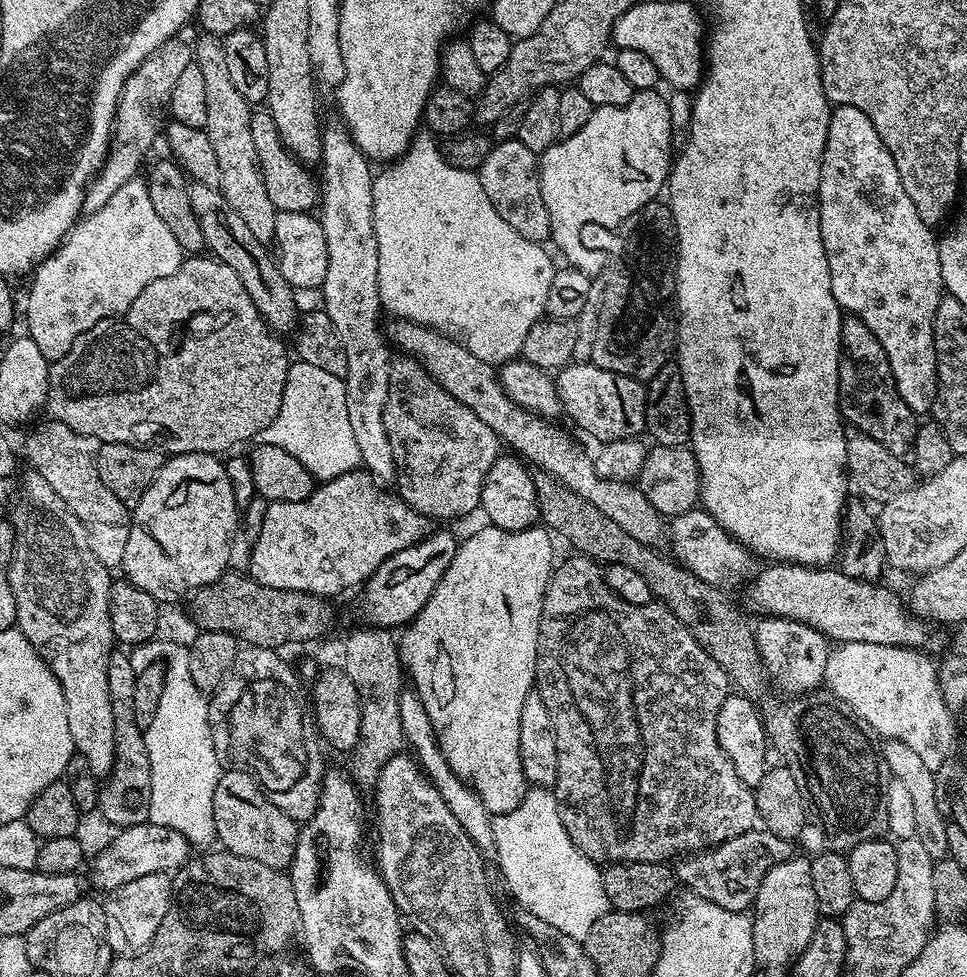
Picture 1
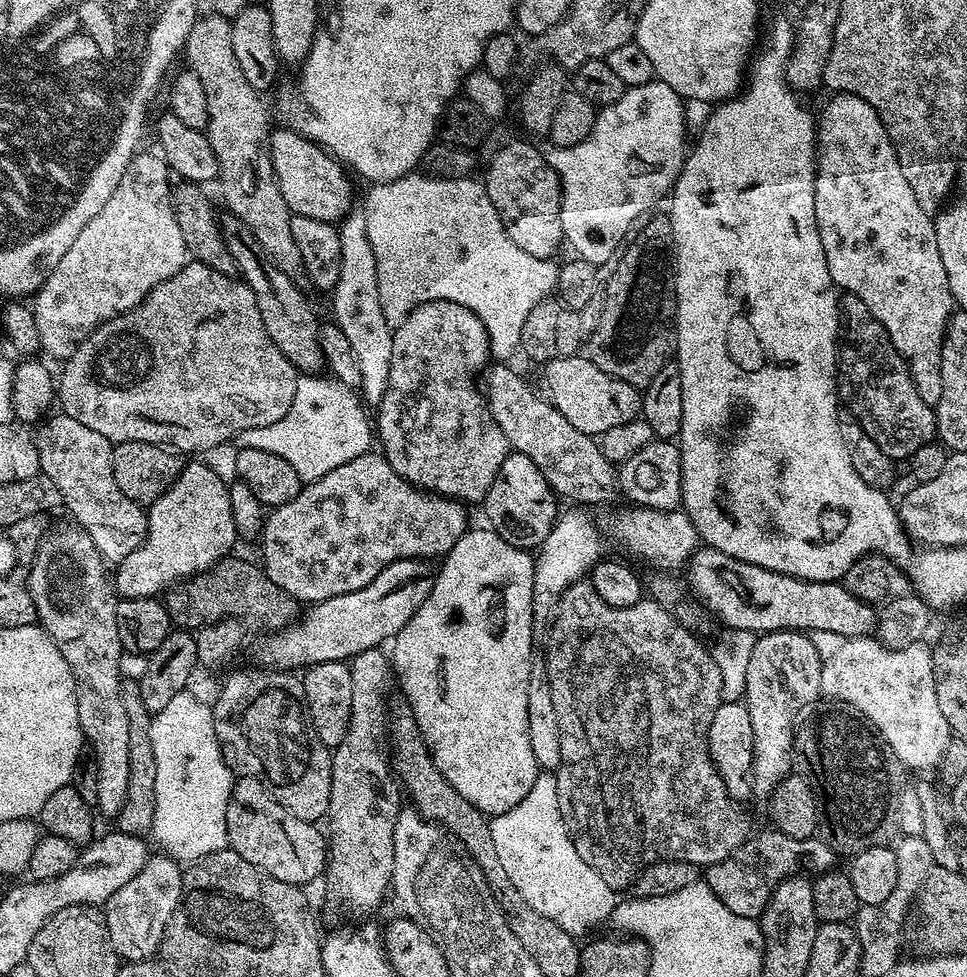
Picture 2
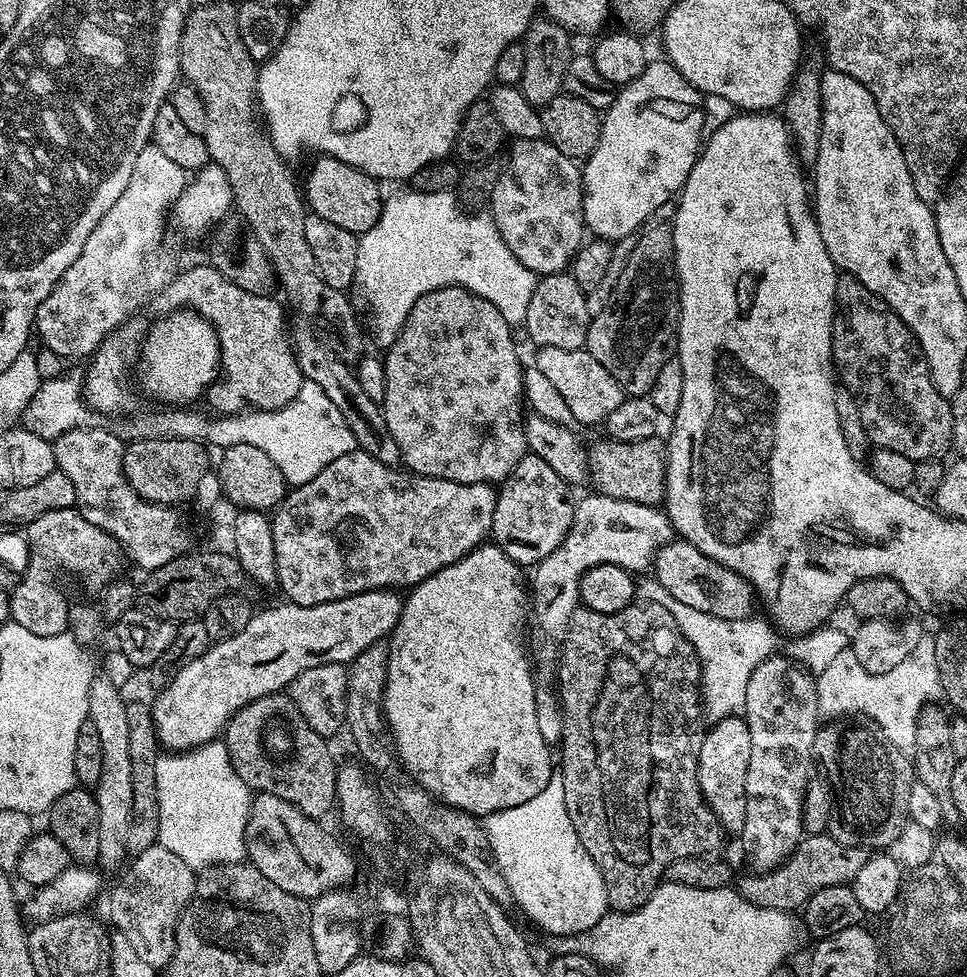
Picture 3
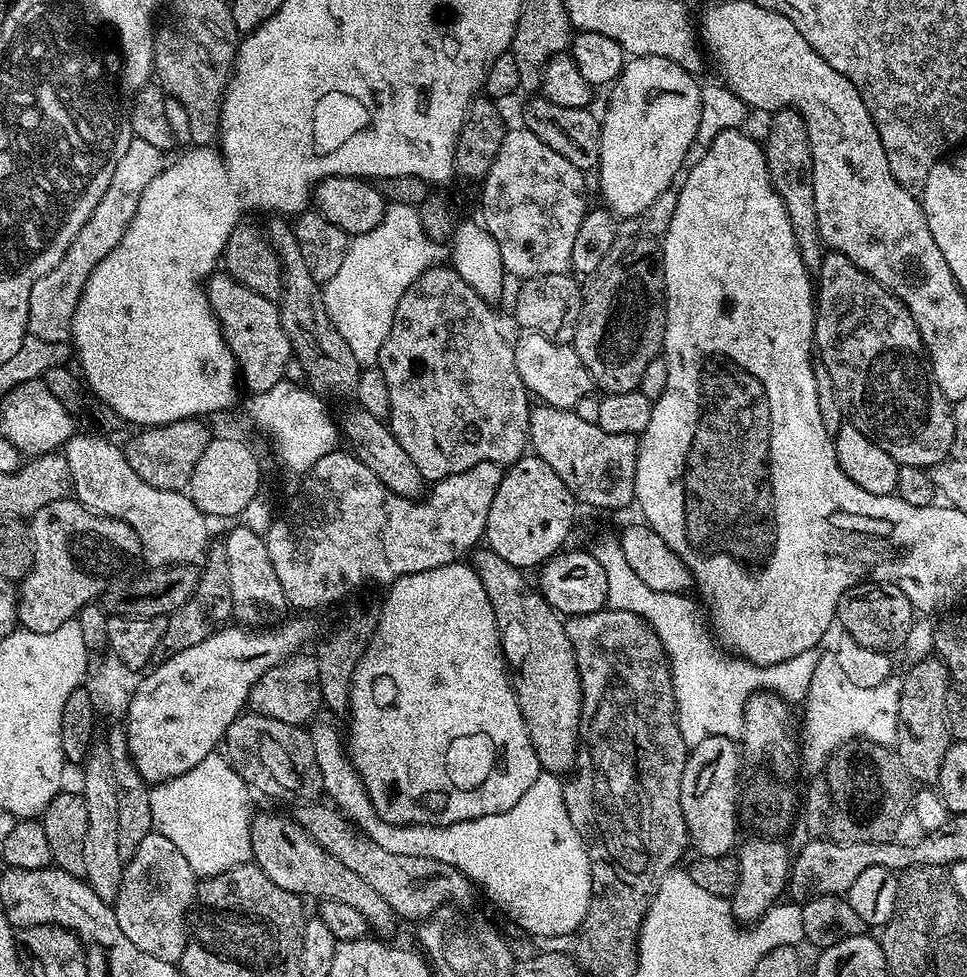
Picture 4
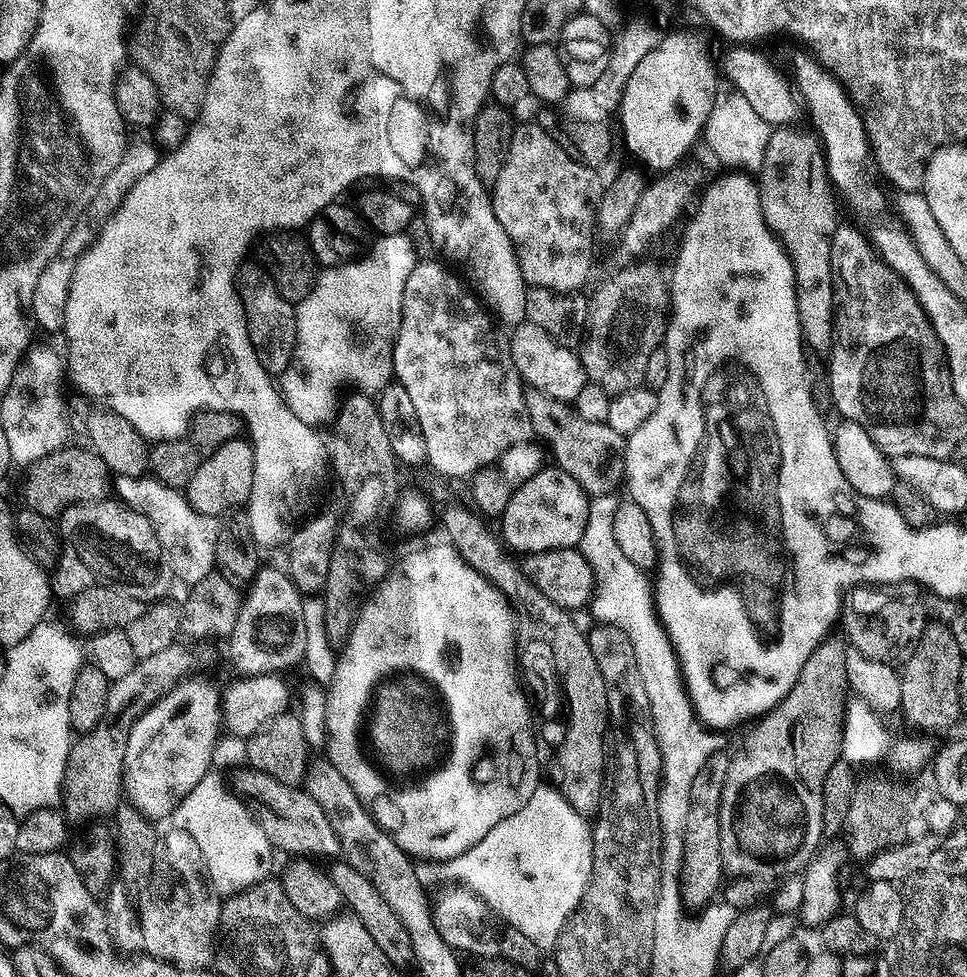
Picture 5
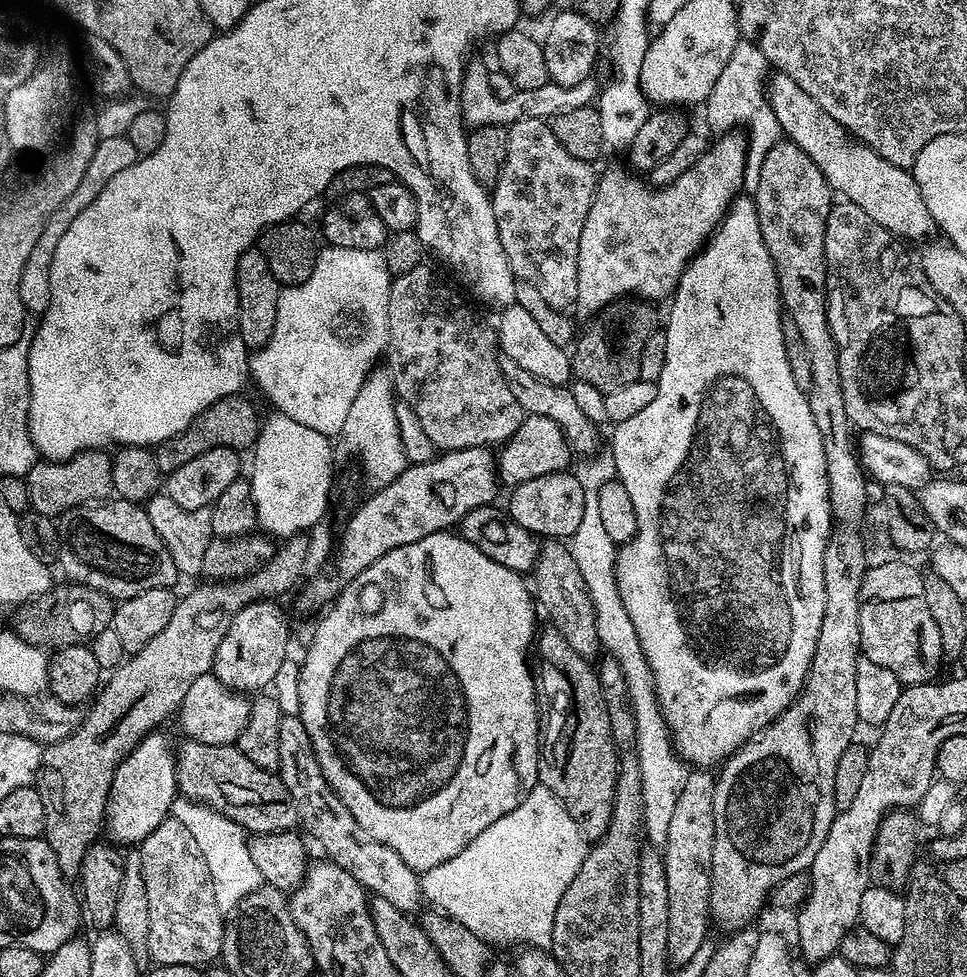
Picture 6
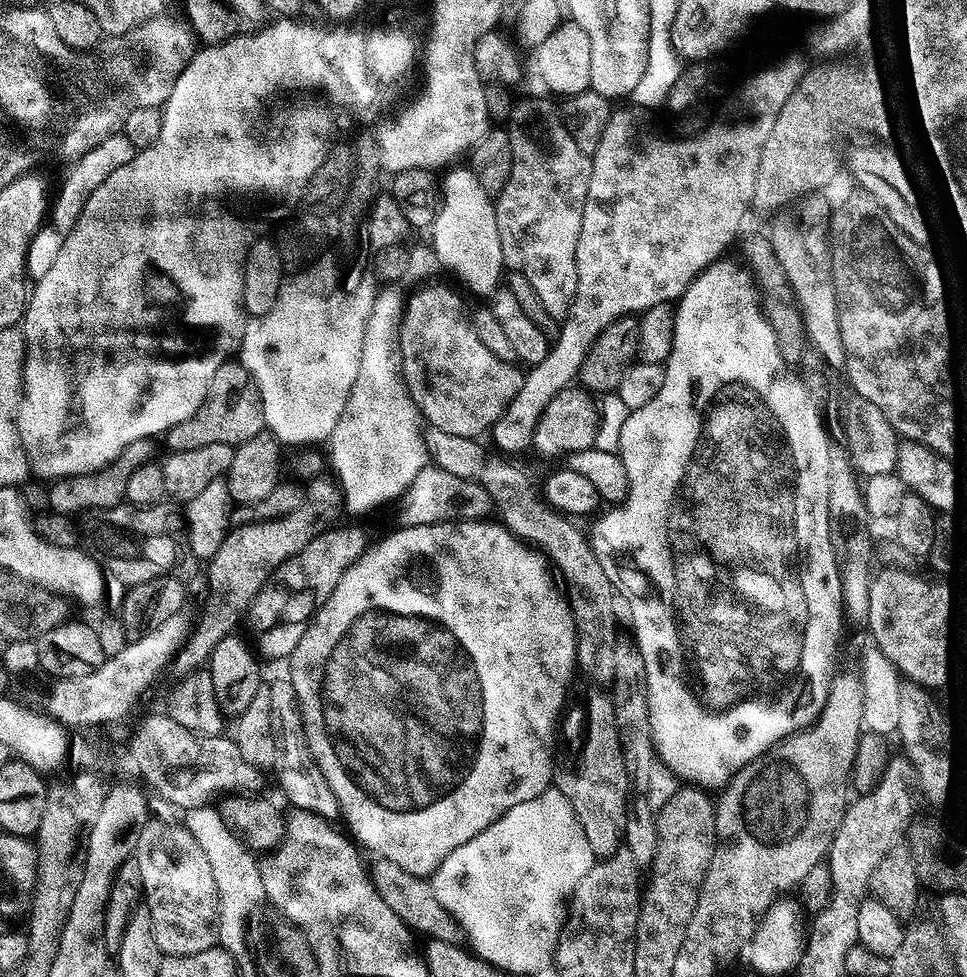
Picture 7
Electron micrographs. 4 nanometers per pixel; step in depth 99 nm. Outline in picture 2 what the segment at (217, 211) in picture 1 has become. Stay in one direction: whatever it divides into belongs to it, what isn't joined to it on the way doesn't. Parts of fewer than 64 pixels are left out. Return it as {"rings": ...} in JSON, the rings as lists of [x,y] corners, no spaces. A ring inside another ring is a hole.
{"rings":[[[224,214],[218,224],[218,236],[224,239],[224,248],[230,259],[236,263],[239,275],[258,302],[258,314],[262,314],[262,326],[266,326],[266,334],[270,334],[270,342],[282,350],[284,357],[295,366],[300,374],[320,374],[326,365],[323,350],[320,348],[321,325],[316,324],[316,316],[312,313],[312,304],[304,297],[302,289],[296,285],[293,277],[287,276],[278,266],[274,266],[266,258],[262,246],[258,246],[258,238],[240,221],[237,216]]]}

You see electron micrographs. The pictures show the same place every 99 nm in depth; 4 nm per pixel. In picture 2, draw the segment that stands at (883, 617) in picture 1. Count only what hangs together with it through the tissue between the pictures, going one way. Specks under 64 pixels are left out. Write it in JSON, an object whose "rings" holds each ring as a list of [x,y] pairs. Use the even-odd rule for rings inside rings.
{"rings":[[[697,547],[692,559],[686,565],[686,583],[693,596],[725,624],[725,629],[738,632],[763,634],[766,632],[803,632],[811,634],[822,630],[834,630],[834,634],[842,634],[846,638],[868,638],[876,631],[878,612],[873,605],[859,600],[850,590],[846,590],[840,582],[814,582],[799,580],[774,570],[766,570],[762,566],[754,566],[742,562],[738,558],[730,558],[730,554],[722,554],[716,548]]]}

